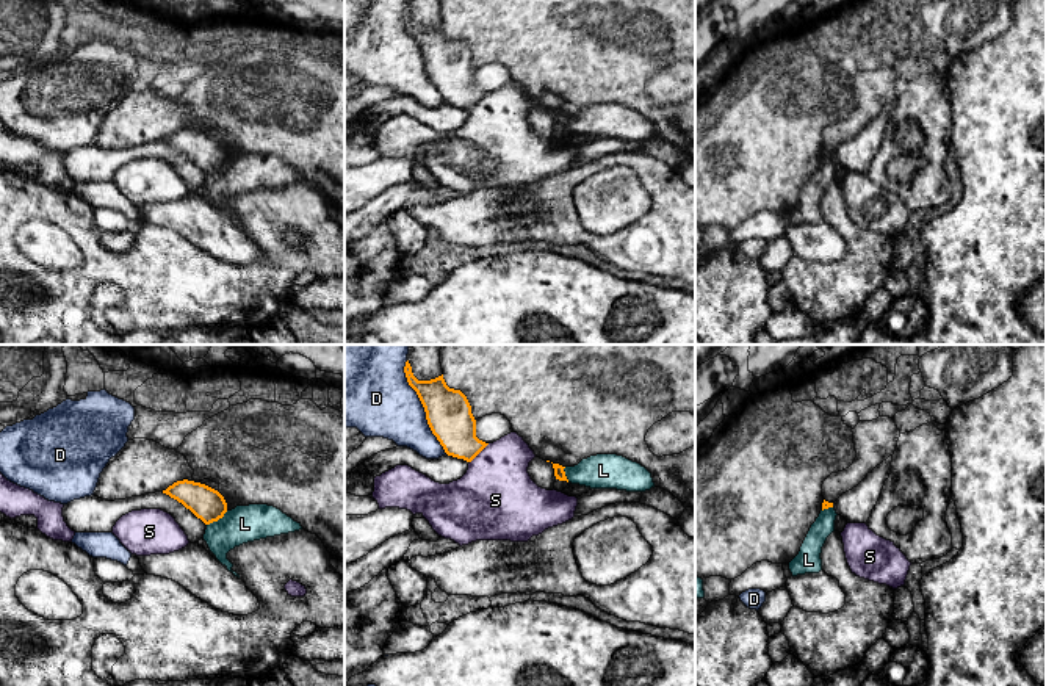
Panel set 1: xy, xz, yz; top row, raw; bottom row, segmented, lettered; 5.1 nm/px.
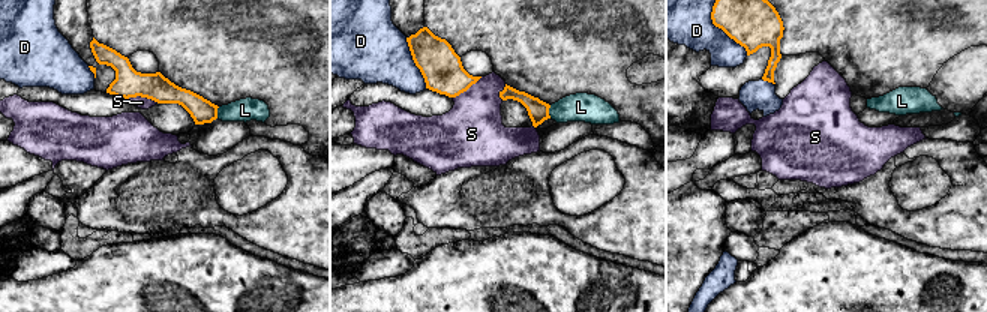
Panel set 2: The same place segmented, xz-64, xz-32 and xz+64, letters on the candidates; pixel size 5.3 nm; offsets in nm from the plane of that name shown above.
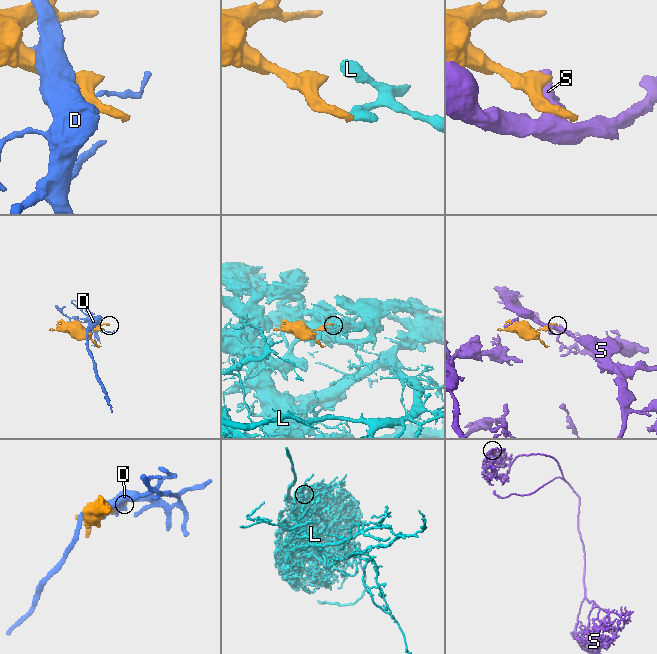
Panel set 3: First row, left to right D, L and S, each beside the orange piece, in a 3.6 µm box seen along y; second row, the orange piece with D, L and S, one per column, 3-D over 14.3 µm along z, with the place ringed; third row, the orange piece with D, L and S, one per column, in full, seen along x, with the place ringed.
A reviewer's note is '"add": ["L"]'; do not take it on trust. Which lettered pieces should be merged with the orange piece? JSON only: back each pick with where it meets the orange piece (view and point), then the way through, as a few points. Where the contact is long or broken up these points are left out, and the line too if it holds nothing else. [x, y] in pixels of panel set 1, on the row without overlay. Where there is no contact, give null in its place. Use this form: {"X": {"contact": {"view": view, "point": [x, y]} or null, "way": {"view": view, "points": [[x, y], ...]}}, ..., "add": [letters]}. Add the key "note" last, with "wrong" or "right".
{"add": [], "note": "wrong"}

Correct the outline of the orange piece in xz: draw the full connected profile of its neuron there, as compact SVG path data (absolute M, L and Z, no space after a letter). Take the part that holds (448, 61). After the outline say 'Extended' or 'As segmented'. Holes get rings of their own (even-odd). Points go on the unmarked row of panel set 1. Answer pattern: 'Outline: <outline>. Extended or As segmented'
Outline: M409 9L404 22L417 41L432 83L448 105L471 111L489 92L476 86L476 69L471 55L460 39L449 38L443 23L431 30L418 30Z. As segmented

